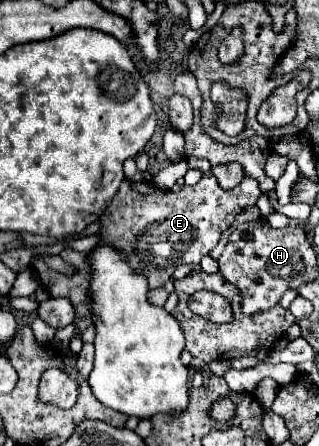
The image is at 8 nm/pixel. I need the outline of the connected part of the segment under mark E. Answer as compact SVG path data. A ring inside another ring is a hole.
M210 171L202 175L196 185L184 185L178 193L160 189L148 181L124 179L110 207L98 219L102 223L98 245L116 245L124 251L134 273L146 275L150 289L164 287L164 283L172 279L176 267L184 263L198 265L200 259L216 247L220 235L232 225L234 217L246 205L256 205L260 193L254 177L244 177L236 189L224 191Z

